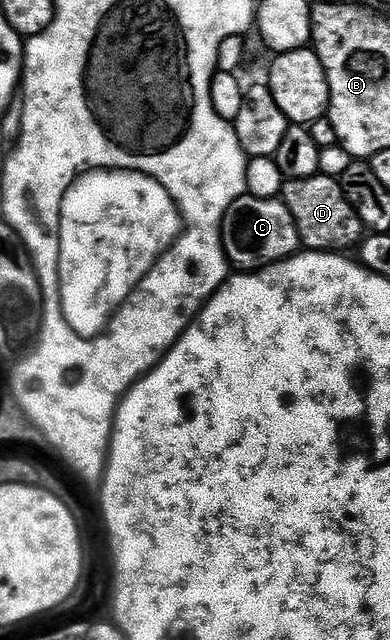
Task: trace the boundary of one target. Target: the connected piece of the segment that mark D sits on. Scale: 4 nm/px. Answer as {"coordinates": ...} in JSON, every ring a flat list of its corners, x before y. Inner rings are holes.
{"coordinates":[[313,175,311,179,286,179,280,196,296,221,298,238,303,248,327,253,346,253,349,247,357,248,364,238,360,217,348,205,337,178]]}

